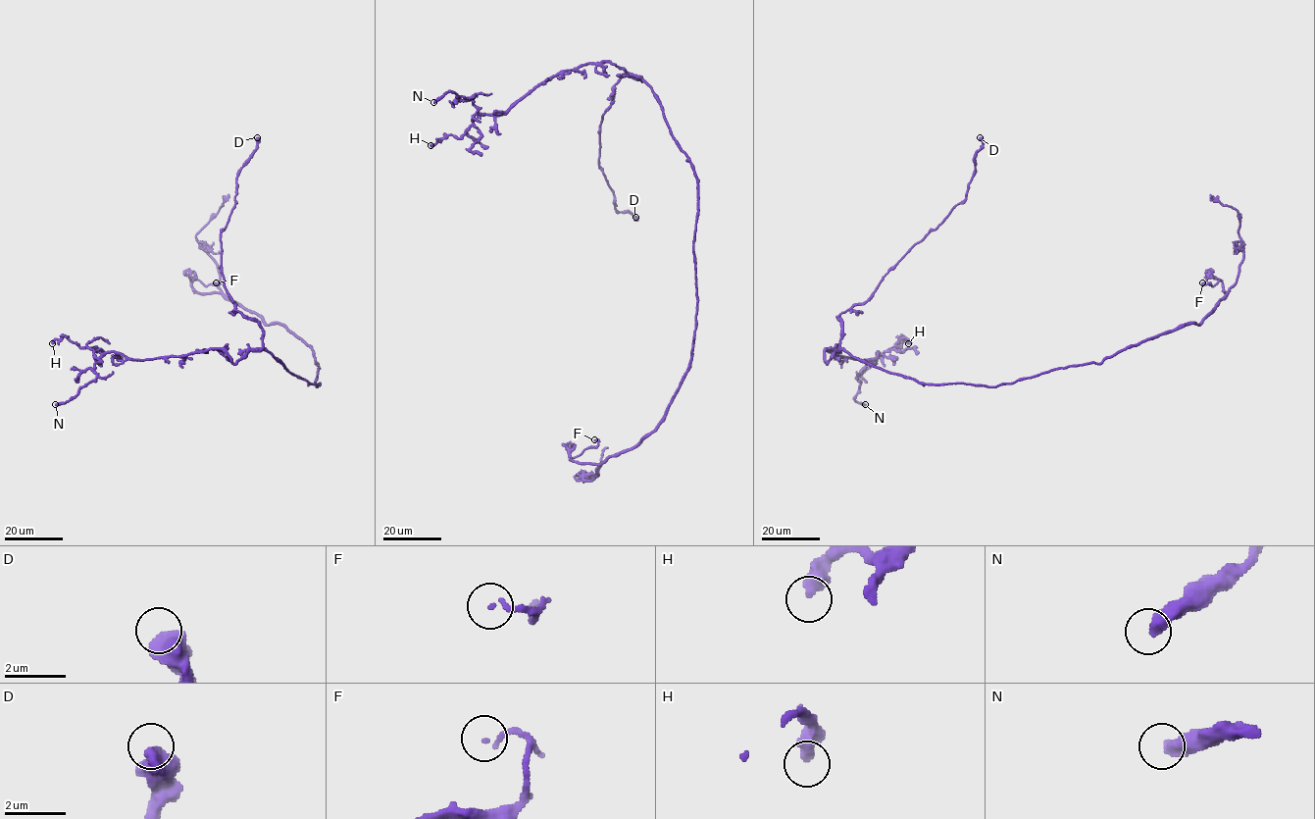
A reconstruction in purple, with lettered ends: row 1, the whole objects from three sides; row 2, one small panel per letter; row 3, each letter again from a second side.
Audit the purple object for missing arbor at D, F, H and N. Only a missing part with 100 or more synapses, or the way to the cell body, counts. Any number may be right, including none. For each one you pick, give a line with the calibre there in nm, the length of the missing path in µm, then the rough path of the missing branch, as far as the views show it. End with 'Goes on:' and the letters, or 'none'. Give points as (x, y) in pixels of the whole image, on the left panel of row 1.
Goes on: none

